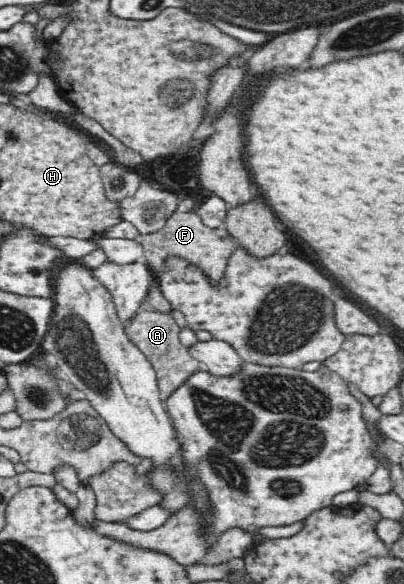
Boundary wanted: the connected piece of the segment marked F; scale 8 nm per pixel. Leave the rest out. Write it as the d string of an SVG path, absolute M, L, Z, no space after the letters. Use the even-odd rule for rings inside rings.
M172 211L165 219L165 225L157 231L140 234L138 242L141 244L146 264L155 278L161 279L165 275L167 266L164 262L167 257L178 257L200 269L206 275L209 285L213 287L219 287L219 281L225 275L228 259L237 248L223 227L219 229L207 227L195 211L191 213Z

